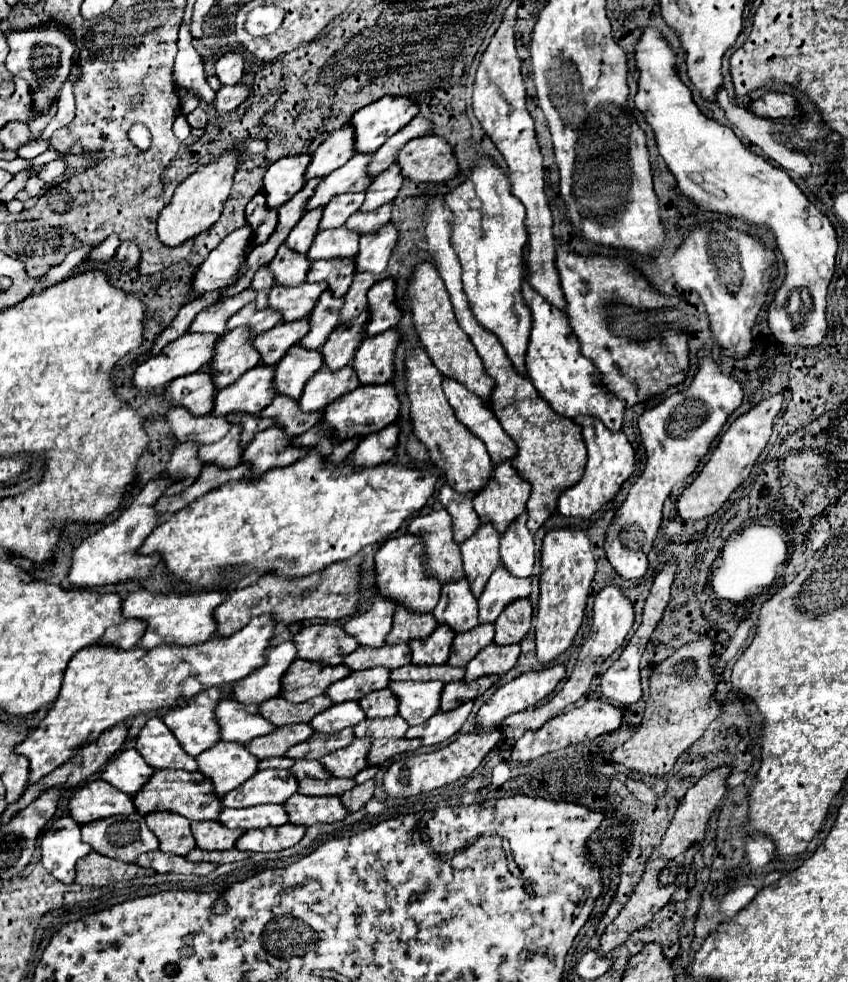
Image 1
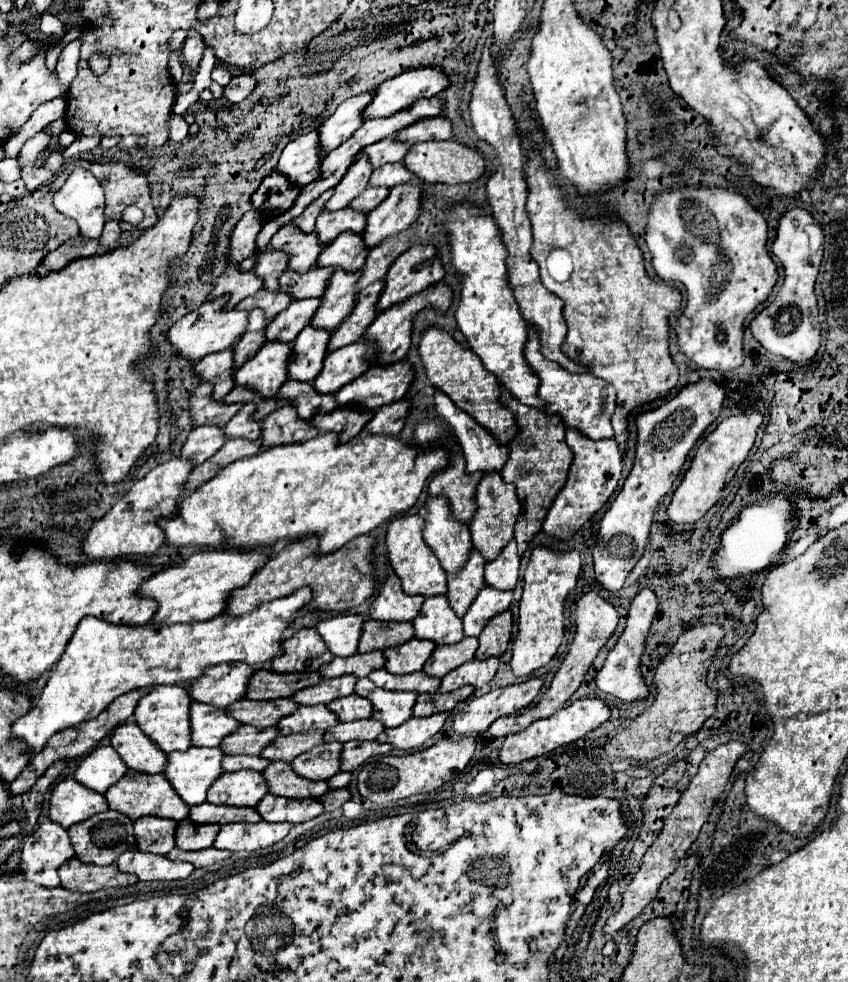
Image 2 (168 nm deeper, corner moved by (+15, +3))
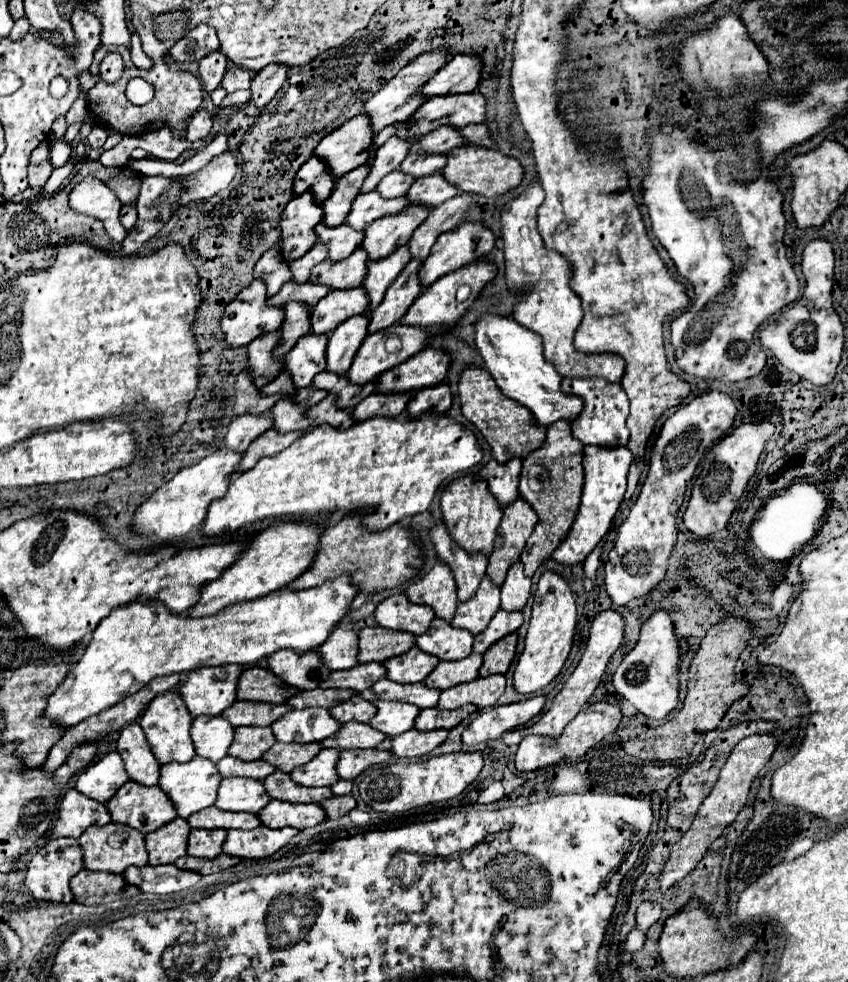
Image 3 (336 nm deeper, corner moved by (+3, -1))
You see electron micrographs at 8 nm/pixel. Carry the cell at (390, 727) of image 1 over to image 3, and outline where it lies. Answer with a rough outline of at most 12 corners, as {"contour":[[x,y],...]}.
{"contour":[[342,724],[322,748],[376,748],[386,736],[370,724]]}

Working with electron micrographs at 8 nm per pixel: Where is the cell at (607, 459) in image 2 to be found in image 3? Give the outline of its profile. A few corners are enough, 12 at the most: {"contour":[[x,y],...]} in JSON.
{"contour":[[584,448],[578,516],[552,558],[582,564],[626,492],[632,452]]}

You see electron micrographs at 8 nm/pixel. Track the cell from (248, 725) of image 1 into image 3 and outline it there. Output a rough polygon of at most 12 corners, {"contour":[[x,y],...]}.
{"contour":[[222,716],[194,718],[196,754],[216,764],[234,728]]}

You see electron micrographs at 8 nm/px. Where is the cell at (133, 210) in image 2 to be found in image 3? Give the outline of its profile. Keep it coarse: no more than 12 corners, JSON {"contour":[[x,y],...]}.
{"contour":[[122,206],[120,218],[126,230],[136,224],[136,206]]}

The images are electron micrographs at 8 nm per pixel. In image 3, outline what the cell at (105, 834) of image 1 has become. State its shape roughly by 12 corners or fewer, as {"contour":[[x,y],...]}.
{"contour":[[124,824],[78,838],[86,870],[146,866],[144,834]]}

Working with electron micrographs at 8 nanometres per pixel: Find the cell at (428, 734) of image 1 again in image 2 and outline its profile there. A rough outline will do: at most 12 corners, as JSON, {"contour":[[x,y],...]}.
{"contour":[[450,714],[412,718],[386,728],[378,742],[400,750],[420,748]]}

